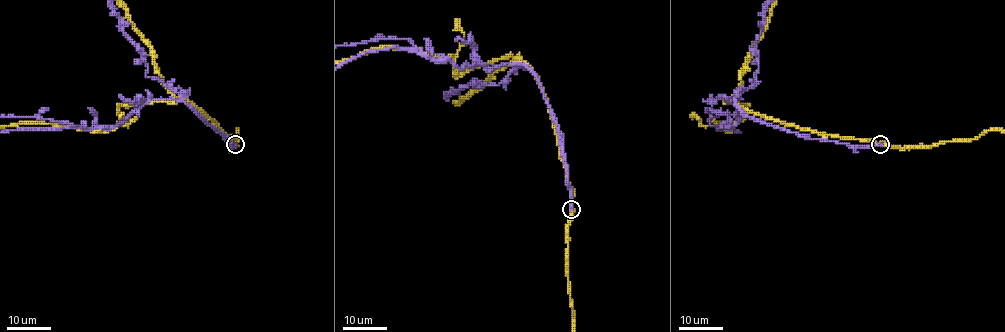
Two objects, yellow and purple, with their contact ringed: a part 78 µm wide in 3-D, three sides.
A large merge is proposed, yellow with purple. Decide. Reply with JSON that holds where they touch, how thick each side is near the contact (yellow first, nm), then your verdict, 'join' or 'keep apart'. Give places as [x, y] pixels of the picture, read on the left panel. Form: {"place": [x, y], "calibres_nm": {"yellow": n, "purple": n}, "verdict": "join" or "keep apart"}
{"place": [235, 144], "calibres_nm": {"yellow": 440, "purple": 500}, "verdict": "keep apart"}

